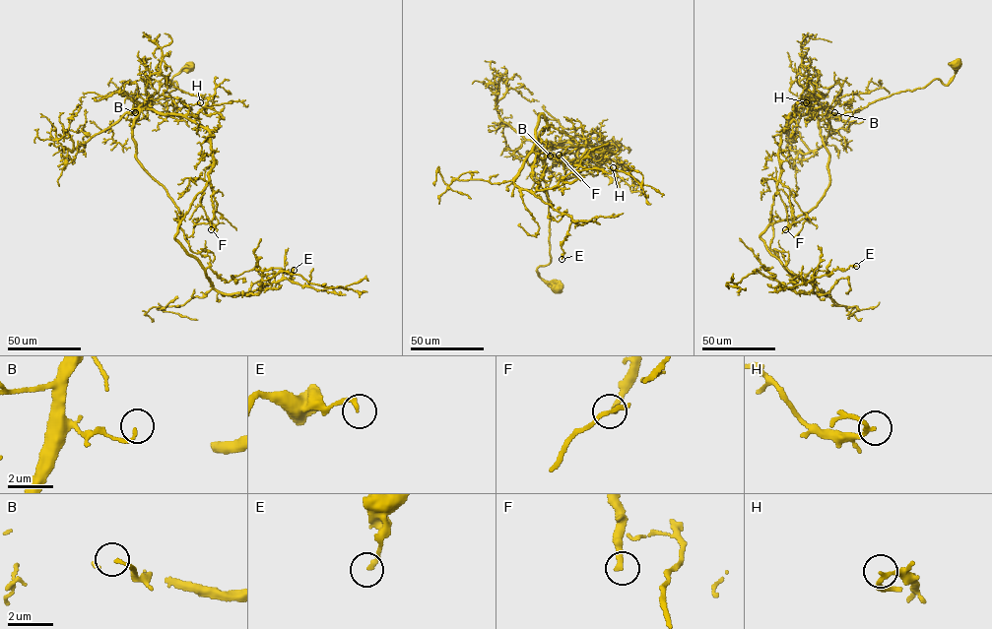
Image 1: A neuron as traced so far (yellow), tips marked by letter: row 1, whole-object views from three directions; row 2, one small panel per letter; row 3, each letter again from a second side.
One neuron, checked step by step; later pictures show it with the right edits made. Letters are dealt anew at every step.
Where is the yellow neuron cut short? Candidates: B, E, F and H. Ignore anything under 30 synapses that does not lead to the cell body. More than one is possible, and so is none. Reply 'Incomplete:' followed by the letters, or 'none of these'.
Incomplete: F

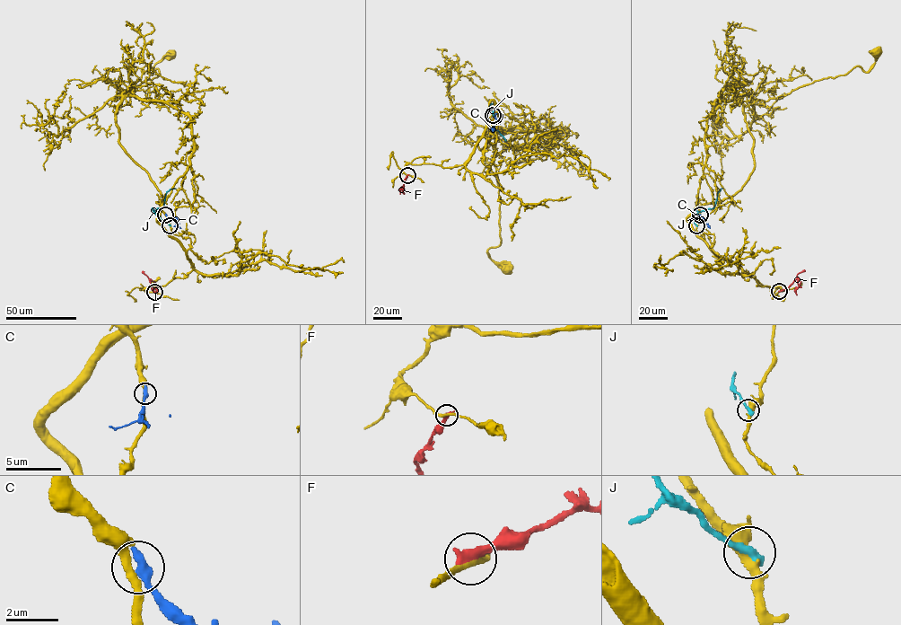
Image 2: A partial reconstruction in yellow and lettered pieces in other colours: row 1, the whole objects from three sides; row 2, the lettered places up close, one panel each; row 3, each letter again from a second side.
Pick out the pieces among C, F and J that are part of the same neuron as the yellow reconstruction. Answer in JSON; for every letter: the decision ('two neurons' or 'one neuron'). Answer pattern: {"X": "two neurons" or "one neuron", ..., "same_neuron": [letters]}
{"C": "one neuron", "F": "two neurons", "J": "two neurons", "same_neuron": ["C"]}

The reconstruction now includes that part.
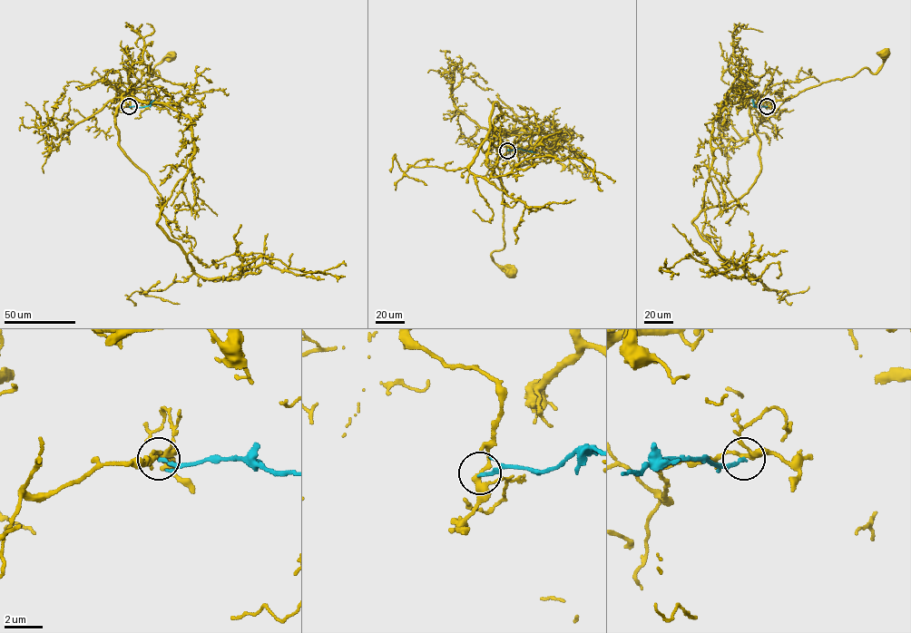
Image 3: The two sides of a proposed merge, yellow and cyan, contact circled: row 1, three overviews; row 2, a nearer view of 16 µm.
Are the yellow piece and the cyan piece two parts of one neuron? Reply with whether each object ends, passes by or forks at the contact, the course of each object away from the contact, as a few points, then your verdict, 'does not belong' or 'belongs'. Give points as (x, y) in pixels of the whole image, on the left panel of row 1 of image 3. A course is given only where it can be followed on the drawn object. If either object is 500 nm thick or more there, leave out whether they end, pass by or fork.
yellow forks | cyan ends | yellow via (129, 106), (119, 109), (120, 97), (112, 99), (122, 100), (157, 79), (155, 65), (171, 55) | cyan via (129, 106), (143, 107), (155, 100) | does not belong

